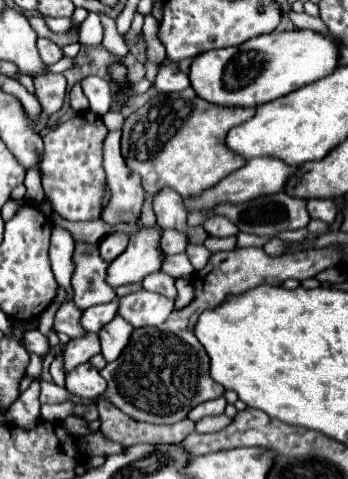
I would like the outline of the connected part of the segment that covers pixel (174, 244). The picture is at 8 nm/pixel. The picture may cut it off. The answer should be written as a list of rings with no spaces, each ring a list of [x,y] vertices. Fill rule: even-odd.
[[[164,230],[160,238],[160,248],[166,254],[182,254],[188,246],[188,240],[182,234],[176,234],[176,230]]]

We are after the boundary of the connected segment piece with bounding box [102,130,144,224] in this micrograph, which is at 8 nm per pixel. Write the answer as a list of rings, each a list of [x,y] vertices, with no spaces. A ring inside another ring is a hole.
[[[110,130],[102,142],[102,166],[106,172],[106,182],[112,190],[112,198],[108,208],[102,212],[102,220],[108,224],[134,224],[128,222],[128,214],[140,214],[144,190],[140,186],[140,176],[132,174],[120,158],[120,134],[120,130]],[[120,212],[124,218],[120,218]]]

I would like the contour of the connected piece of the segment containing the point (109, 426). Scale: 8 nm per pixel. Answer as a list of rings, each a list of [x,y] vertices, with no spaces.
[[[108,398],[98,400],[98,412],[102,420],[100,432],[124,446],[136,444],[176,444],[182,442],[190,432],[194,432],[194,422],[184,418],[176,424],[148,424],[138,422],[126,416],[120,408],[116,408]]]

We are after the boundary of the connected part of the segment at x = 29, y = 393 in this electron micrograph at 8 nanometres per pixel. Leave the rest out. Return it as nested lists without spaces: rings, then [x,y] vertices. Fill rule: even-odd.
[[[38,378],[32,382],[32,386],[18,396],[18,400],[6,410],[6,422],[20,428],[34,428],[40,422],[40,402],[38,402],[40,386]]]

